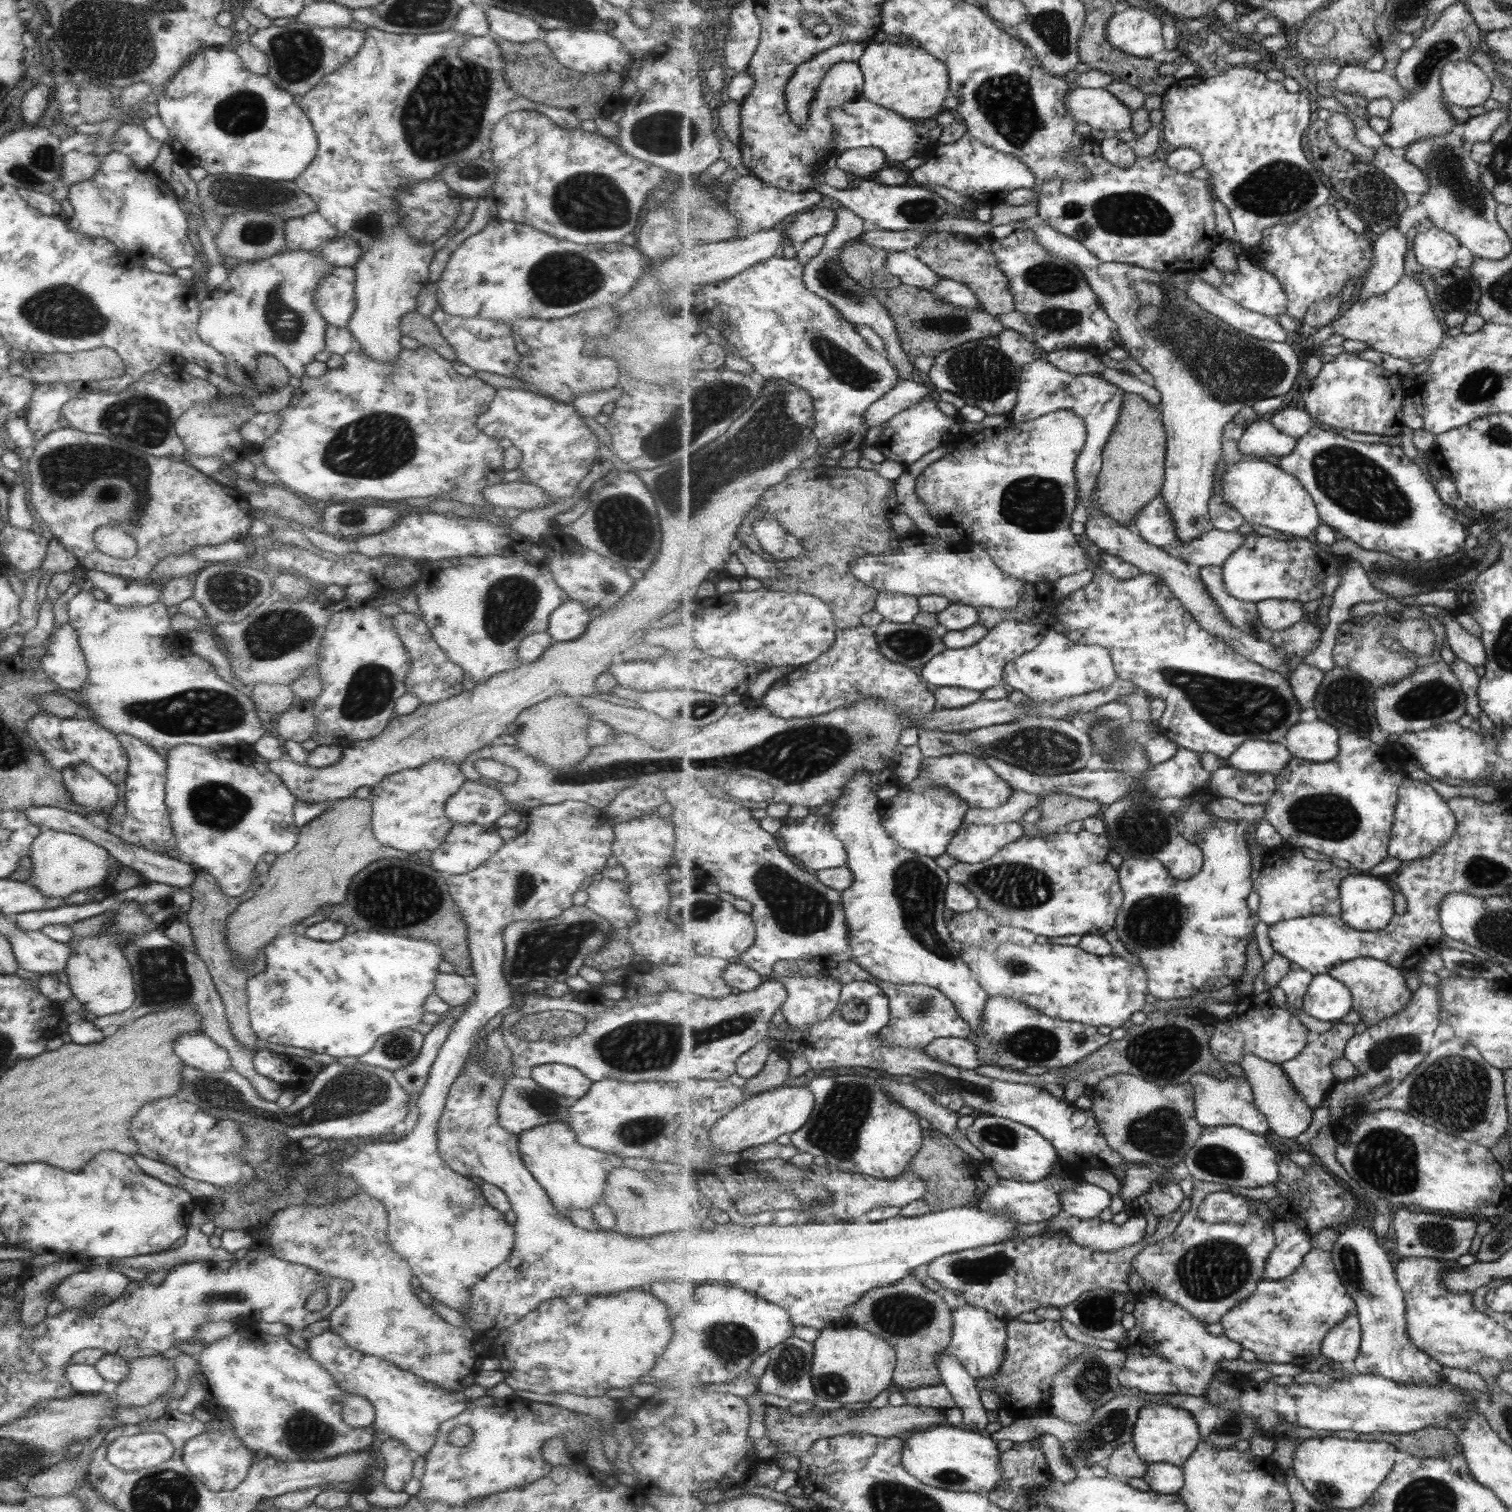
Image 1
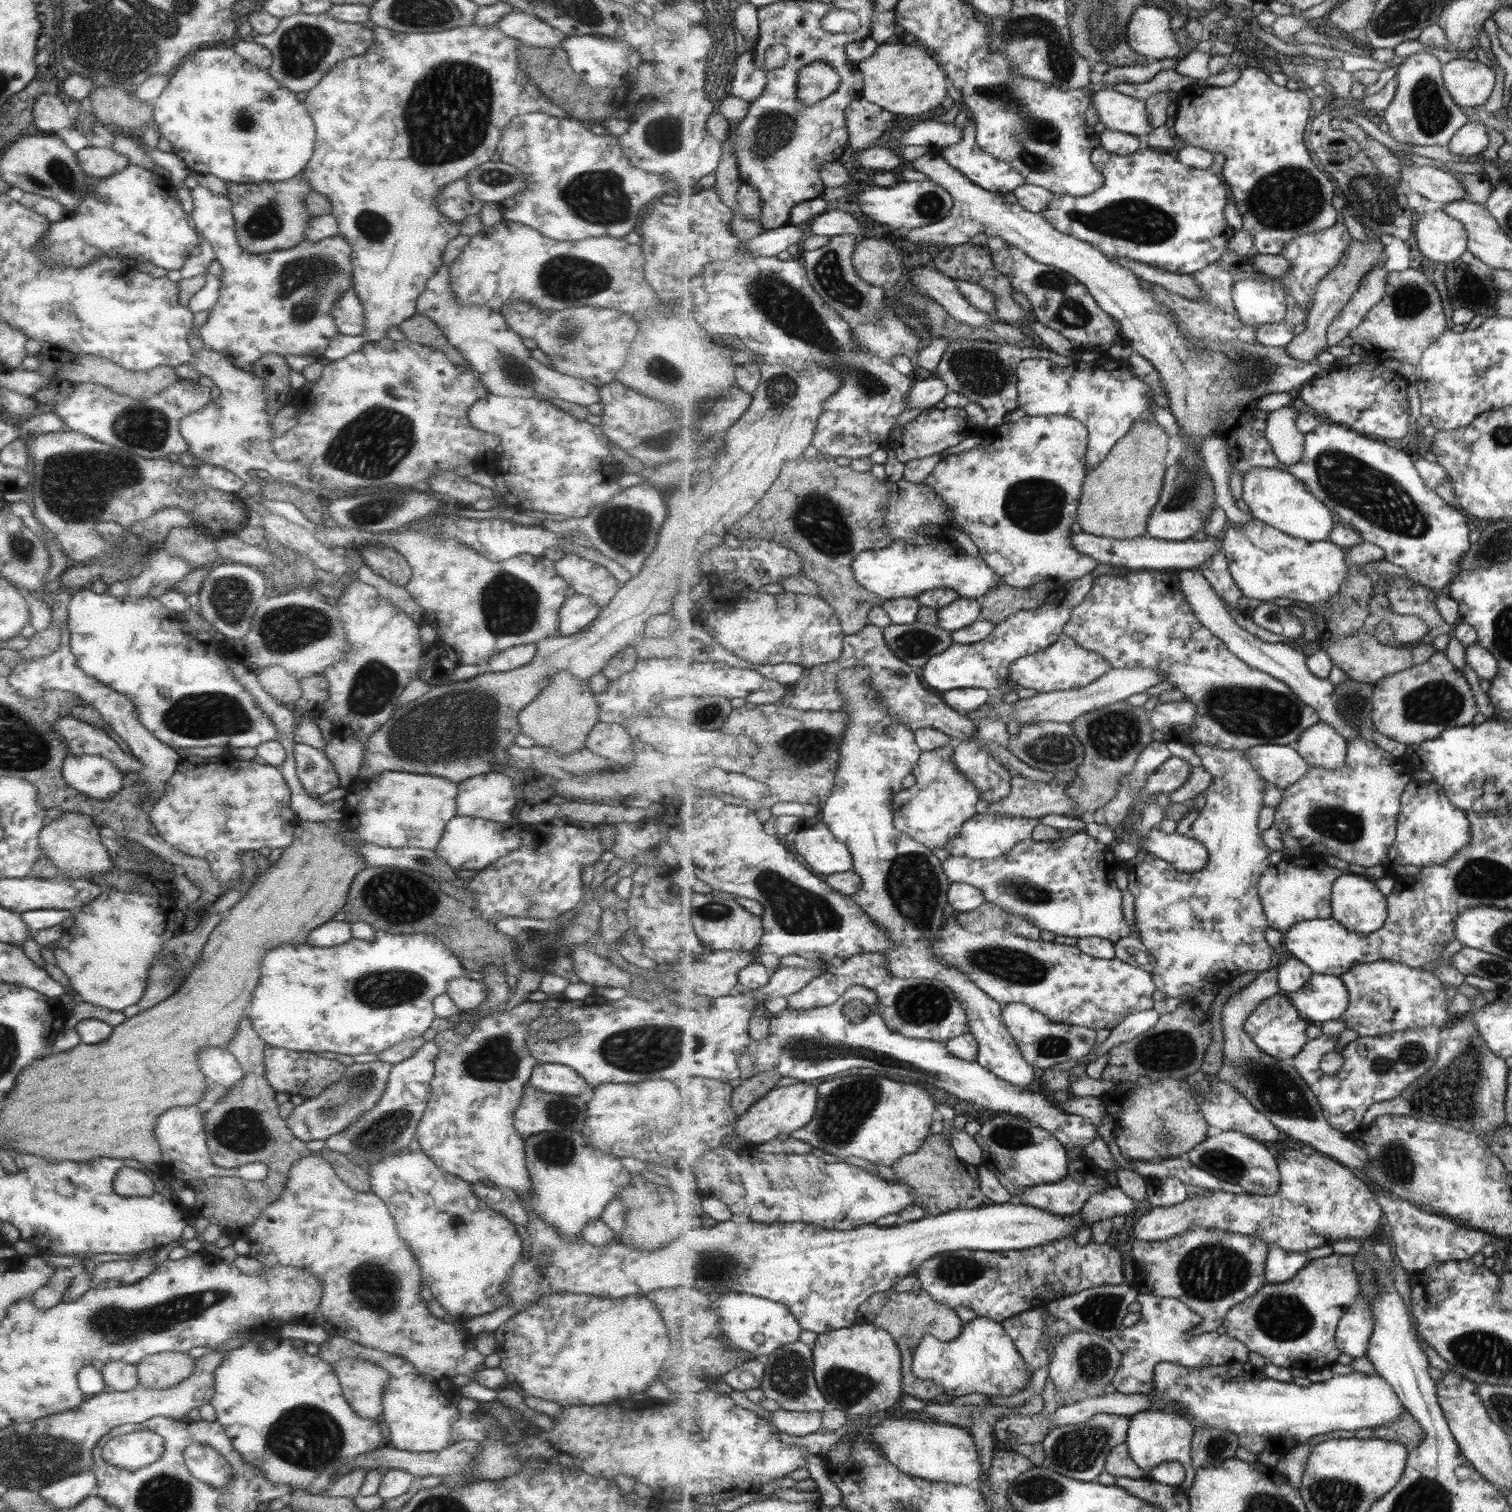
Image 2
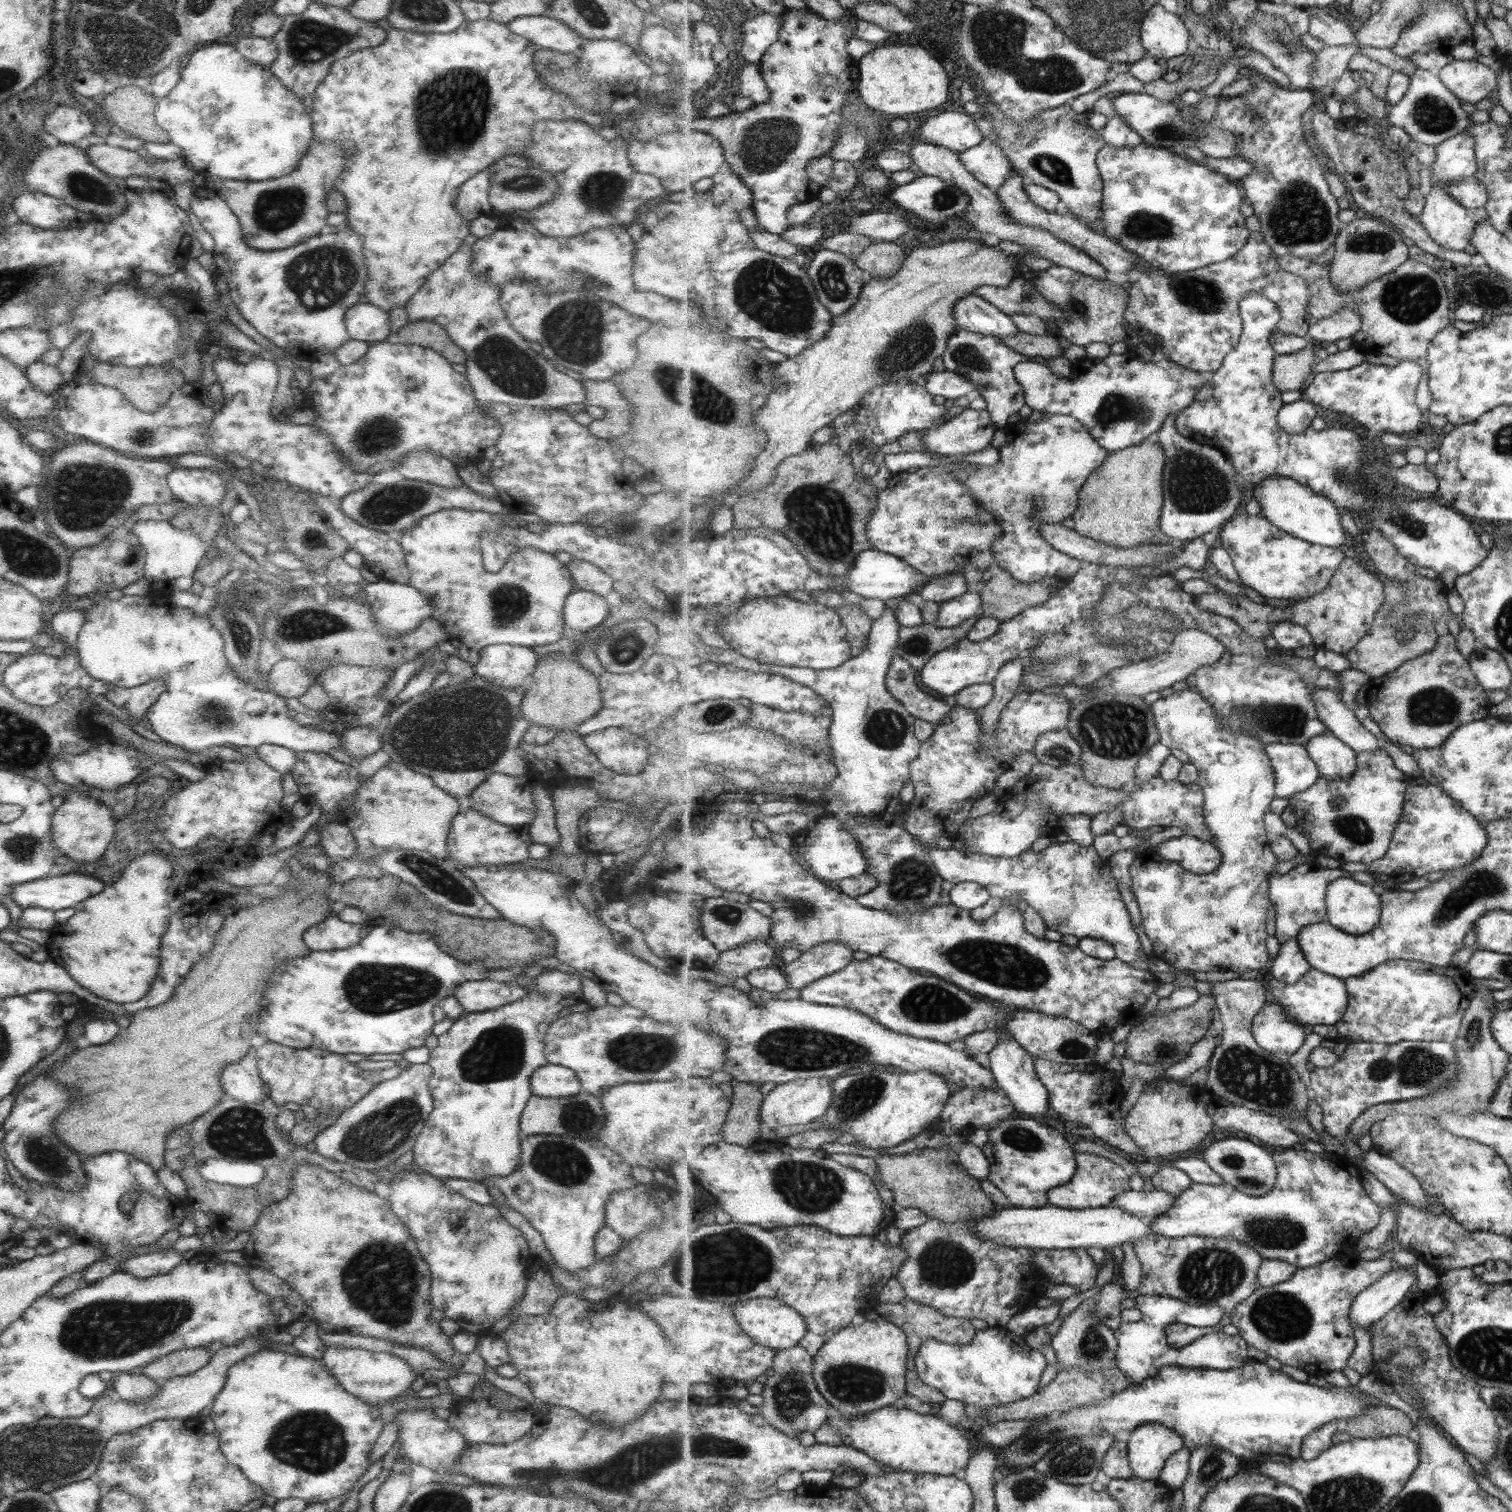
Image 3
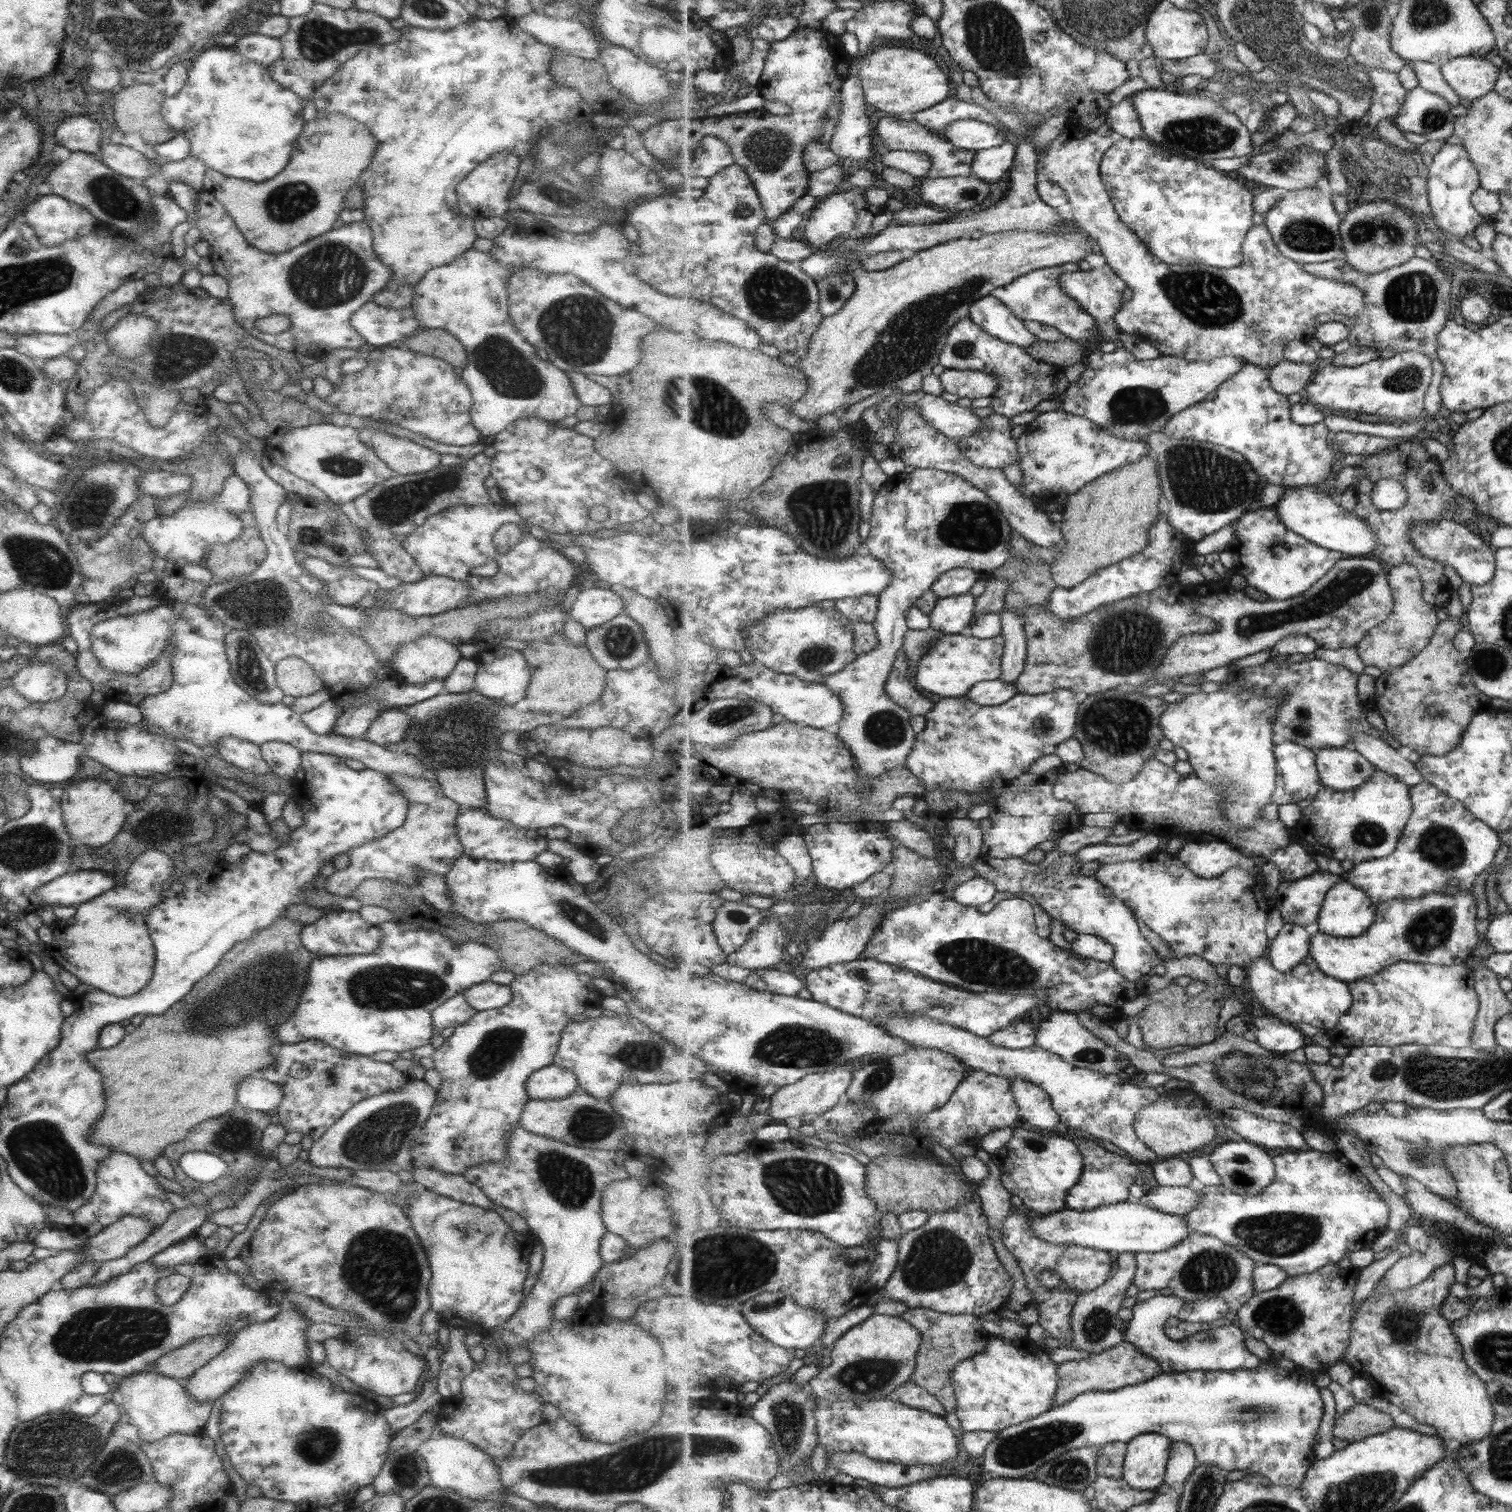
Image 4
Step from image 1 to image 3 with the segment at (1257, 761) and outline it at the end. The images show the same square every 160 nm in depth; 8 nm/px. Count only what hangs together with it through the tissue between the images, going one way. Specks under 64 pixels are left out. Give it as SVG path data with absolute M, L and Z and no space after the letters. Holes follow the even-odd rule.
M1277 742L1265 749L1276 774L1277 797L1295 797L1310 789L1321 777L1321 770L1310 757L1306 745Z

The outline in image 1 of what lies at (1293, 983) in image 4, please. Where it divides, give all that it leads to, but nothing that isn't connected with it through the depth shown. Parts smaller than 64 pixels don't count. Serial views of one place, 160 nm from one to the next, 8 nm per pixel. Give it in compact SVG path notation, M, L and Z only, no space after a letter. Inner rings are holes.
M1329 973L1315 975L1304 998L1304 1012L1334 1024L1354 1010L1350 987Z

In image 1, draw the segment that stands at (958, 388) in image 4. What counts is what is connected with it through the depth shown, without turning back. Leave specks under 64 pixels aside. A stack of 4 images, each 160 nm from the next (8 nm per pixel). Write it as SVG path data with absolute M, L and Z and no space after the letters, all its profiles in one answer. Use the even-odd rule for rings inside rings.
M902 380L902 382L883 398L871 405L864 414L867 426L879 426L891 420L895 415L907 410L907 407L916 405L923 398L936 396L938 391L930 384L920 380Z

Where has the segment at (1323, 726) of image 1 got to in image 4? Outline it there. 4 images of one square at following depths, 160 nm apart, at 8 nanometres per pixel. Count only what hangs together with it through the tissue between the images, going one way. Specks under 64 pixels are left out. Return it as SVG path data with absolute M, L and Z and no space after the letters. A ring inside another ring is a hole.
M1345 747L1317 750L1316 765L1324 786L1343 792L1364 785L1377 769L1360 752Z

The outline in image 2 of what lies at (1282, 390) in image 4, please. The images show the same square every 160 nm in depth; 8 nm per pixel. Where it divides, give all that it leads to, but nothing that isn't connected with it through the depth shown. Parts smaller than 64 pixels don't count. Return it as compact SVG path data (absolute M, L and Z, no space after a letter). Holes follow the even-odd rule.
M1368 233L1366 243L1352 238L1352 245L1348 248L1346 258L1337 268L1333 269L1316 289L1314 303L1308 309L1306 329L1296 336L1295 340L1287 346L1287 354L1301 360L1301 362L1317 363L1317 358L1322 353L1329 351L1328 330L1333 321L1339 317L1343 309L1351 302L1351 298L1359 290L1363 277L1374 269L1375 265L1384 264L1387 254L1383 251L1385 245L1379 241L1378 233Z

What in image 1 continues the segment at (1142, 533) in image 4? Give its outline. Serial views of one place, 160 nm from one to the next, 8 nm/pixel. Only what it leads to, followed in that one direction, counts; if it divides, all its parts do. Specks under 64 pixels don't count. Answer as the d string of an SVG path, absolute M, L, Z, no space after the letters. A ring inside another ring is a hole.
M1125 393L1119 420L1102 452L1103 470L1096 484L1096 505L1107 516L1127 526L1161 494L1166 481L1167 441L1162 411L1137 394Z

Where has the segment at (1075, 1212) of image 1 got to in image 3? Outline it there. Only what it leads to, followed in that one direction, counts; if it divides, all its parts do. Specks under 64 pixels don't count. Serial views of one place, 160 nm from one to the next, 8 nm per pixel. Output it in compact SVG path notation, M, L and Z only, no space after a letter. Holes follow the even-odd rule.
M1129 1189L1114 1200L1113 1206L1122 1208L1134 1216L1152 1220L1159 1215L1164 1216L1165 1211L1169 1210L1176 1200L1176 1196L1162 1190L1144 1192Z

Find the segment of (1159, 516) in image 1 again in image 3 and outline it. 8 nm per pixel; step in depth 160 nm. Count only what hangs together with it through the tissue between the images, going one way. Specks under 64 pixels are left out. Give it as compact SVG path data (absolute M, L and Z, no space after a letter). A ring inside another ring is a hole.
M1170 414L1163 430L1158 433L1158 442L1163 445L1167 456L1160 527L1165 535L1176 542L1183 542L1200 538L1207 532L1218 533L1221 526L1237 514L1243 487L1239 486L1239 474L1233 467L1231 456L1211 444L1181 434L1176 425L1178 415Z

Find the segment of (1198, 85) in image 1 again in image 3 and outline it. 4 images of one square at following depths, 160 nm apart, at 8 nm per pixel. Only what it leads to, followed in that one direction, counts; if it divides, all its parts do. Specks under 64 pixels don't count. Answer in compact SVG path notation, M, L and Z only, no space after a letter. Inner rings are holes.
M1256 73L1250 80L1256 85L1254 91L1234 97L1219 96L1218 109L1210 120L1215 127L1233 131L1240 137L1240 153L1238 156L1248 160L1254 171L1241 179L1245 189L1246 201L1255 209L1255 216L1261 221L1261 232L1265 235L1265 242L1279 257L1293 255L1299 258L1311 258L1323 254L1334 244L1340 235L1339 204L1337 198L1331 194L1329 182L1325 178L1325 171L1317 162L1315 154L1305 142L1303 136L1303 119L1301 114L1307 112L1313 104L1319 101L1318 92L1310 89L1289 90L1271 81L1266 75ZM1255 116L1260 116L1265 126L1257 128L1253 124Z

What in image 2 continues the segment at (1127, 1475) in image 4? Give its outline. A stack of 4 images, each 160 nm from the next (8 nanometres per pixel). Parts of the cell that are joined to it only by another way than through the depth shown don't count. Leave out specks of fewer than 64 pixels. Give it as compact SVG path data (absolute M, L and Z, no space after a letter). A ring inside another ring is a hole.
M1157 1409L1149 1412L1139 1412L1132 1417L1125 1444L1129 1447L1131 1458L1143 1467L1148 1476L1150 1470L1156 1469L1166 1462L1180 1462L1185 1467L1185 1482L1179 1484L1185 1491L1190 1489L1196 1476L1194 1458L1192 1457L1192 1445L1196 1428L1191 1422L1174 1412L1159 1412Z

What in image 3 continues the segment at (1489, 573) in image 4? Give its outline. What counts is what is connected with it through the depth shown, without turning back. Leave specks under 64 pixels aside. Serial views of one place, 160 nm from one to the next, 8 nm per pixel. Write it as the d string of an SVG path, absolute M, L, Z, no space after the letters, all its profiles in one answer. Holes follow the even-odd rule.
M1251 293L1239 302L1239 315L1243 319L1244 332L1239 345L1225 358L1221 369L1212 374L1214 396L1207 401L1196 400L1179 413L1176 425L1180 433L1195 441L1231 452L1230 456L1235 458L1233 467L1247 482L1257 484L1271 477L1294 478L1310 486L1317 494L1330 498L1341 510L1348 509L1354 512L1355 516L1358 514L1357 518L1366 518L1372 526L1395 543L1397 550L1407 557L1411 564L1433 569L1439 574L1437 579L1449 589L1455 587L1456 578L1477 569L1490 553L1490 549L1480 541L1479 528L1473 528L1469 522L1470 518L1446 504L1437 495L1407 499L1400 495L1392 497L1390 493L1380 497L1379 492L1371 489L1373 484L1369 484L1371 474L1363 470L1363 466L1371 462L1373 450L1365 448L1357 432L1331 427L1323 430L1309 428L1301 434L1289 434L1279 424L1278 412L1283 406L1283 400L1282 391L1274 382L1274 362L1278 353L1270 344L1270 338L1281 321L1281 311L1271 298L1261 293Z

